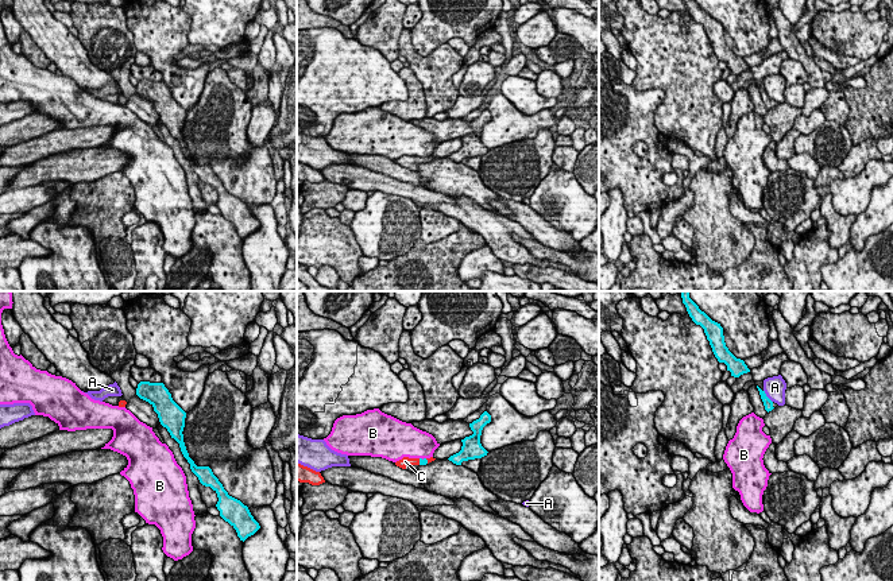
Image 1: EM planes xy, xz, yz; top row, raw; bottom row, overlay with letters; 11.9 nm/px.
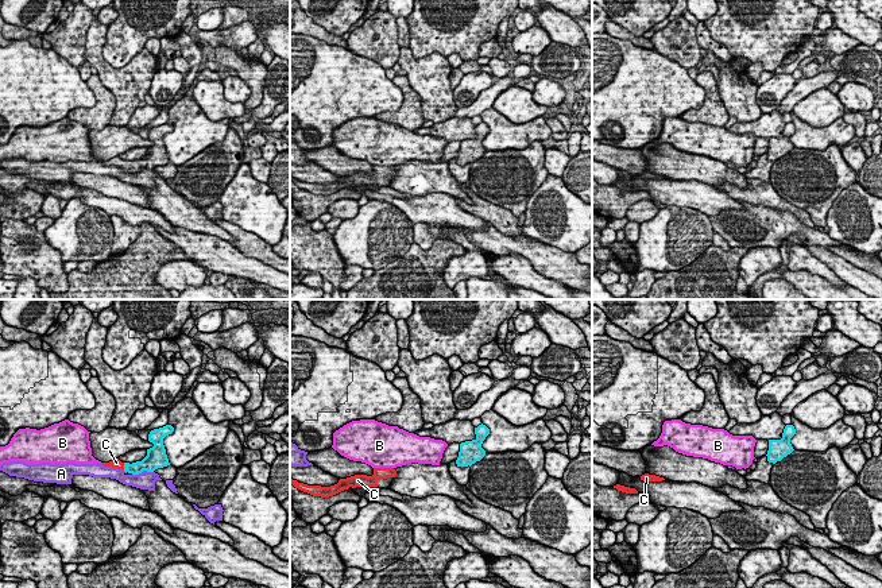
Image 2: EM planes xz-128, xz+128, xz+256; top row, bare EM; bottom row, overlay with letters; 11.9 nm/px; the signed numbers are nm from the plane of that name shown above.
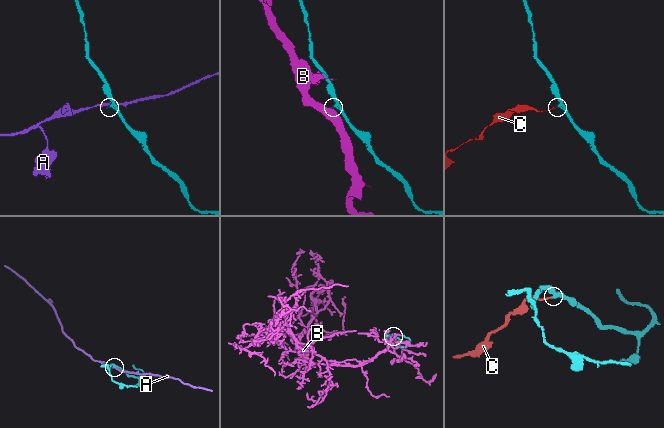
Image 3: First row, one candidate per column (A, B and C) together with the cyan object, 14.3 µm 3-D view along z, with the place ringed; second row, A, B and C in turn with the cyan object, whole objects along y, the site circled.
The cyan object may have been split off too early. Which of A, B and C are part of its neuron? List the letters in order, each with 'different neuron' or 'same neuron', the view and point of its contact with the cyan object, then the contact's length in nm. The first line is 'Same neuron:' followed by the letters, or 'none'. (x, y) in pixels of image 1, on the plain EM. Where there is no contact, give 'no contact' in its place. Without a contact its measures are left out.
Same neuron: C
A: different neuron | yz (766, 95) | 190 nm
B: different neuron | xz (421, 157) | 80 nm
C: same neuron | xz (420, 159) | 80 nm

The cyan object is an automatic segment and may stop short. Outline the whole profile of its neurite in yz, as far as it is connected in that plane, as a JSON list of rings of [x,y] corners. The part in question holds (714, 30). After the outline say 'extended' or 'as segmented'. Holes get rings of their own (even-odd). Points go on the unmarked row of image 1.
[[[695,0],[683,1],[685,3],[692,19],[704,27],[715,55],[719,61],[724,61],[727,63],[727,69],[731,70],[731,74],[739,75],[741,73],[750,70],[745,59],[737,57],[726,44],[723,26],[720,22],[712,19]]] | as segmented

